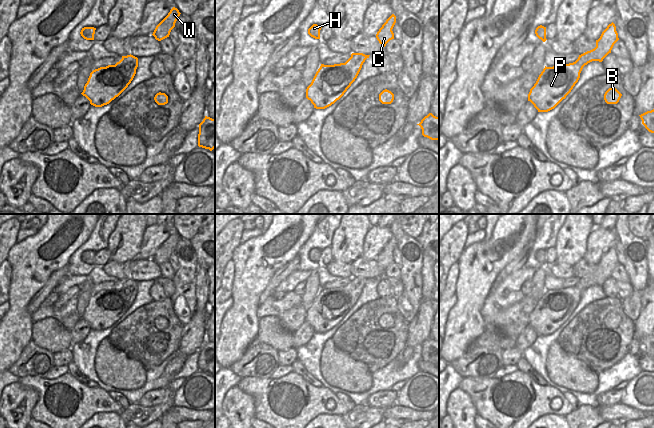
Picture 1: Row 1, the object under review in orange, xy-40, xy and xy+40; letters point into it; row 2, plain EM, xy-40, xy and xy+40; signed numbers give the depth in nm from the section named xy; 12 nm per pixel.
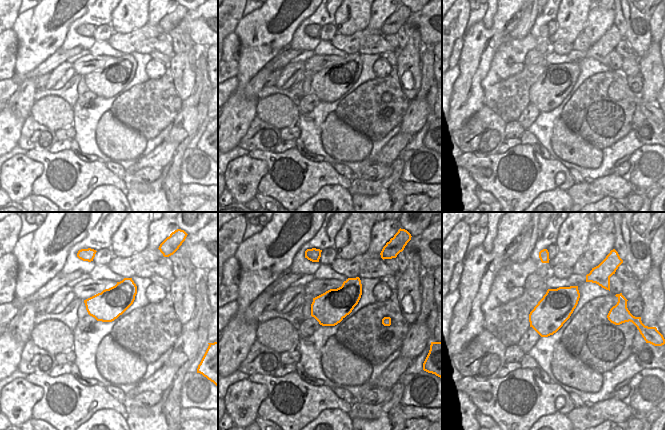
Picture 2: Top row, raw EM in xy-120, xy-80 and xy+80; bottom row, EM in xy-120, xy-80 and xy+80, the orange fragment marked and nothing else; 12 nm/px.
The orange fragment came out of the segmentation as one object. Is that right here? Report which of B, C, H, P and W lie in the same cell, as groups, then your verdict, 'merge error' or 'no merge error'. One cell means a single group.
B C H P W; no merge error

